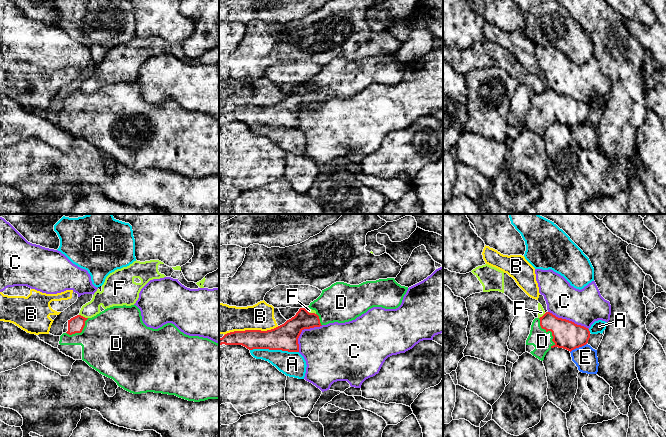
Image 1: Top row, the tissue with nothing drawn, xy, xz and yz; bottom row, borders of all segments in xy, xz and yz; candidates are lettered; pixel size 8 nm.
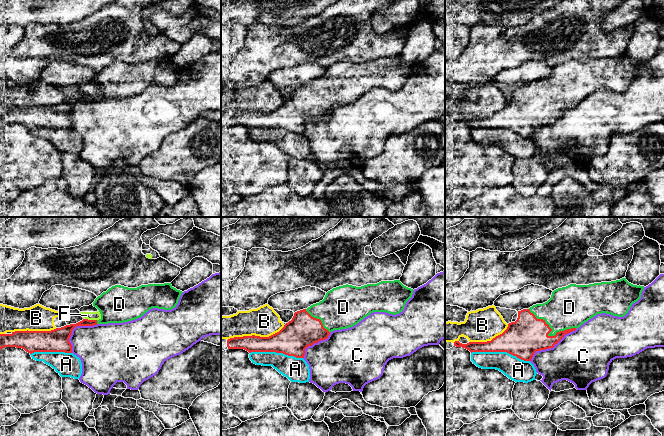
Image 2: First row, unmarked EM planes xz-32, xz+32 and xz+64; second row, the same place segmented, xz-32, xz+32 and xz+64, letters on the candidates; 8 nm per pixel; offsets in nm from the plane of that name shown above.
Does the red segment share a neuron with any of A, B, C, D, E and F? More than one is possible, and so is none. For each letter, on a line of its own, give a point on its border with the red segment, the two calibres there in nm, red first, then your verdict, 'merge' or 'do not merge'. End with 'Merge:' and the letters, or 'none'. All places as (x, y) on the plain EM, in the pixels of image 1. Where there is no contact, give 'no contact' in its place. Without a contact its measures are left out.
A: xz (274, 125) | 200/200 nm | do not merge
B: xz (251, 106) | 190/240 nm | do not merge
C: xz (301, 107) | 200/380 nm | do not merge
D: yz (549, 106) | 220/160 nm | merge
E: yz (578, 123) | 220/190 nm | do not merge
F: xy (82, 92) | 130/150 nm | do not merge
Merge: D

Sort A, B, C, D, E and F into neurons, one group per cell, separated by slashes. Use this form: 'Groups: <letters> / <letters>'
Groups: A / B / C / D / E / F

